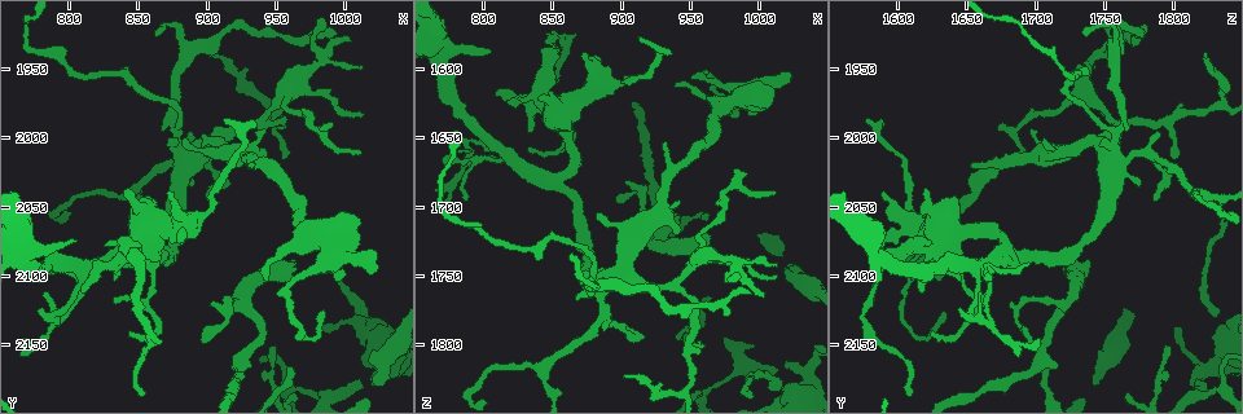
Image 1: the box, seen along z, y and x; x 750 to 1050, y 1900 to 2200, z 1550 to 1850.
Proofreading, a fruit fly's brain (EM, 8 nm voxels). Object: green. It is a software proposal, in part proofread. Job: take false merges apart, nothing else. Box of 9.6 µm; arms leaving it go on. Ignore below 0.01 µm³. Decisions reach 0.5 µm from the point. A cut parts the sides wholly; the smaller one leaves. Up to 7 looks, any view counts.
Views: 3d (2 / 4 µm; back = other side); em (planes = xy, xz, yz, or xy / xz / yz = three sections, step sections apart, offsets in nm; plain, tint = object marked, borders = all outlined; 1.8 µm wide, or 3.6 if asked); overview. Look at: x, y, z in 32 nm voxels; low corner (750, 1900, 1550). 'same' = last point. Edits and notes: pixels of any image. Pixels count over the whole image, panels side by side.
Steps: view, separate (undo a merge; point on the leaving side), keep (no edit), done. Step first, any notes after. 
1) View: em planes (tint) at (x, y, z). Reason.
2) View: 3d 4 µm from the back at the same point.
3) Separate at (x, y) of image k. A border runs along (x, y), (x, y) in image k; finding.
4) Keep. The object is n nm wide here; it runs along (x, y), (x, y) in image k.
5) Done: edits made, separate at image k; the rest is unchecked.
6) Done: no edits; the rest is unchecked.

View: 3d 2 µm from the back at (888, 2014, 1782).

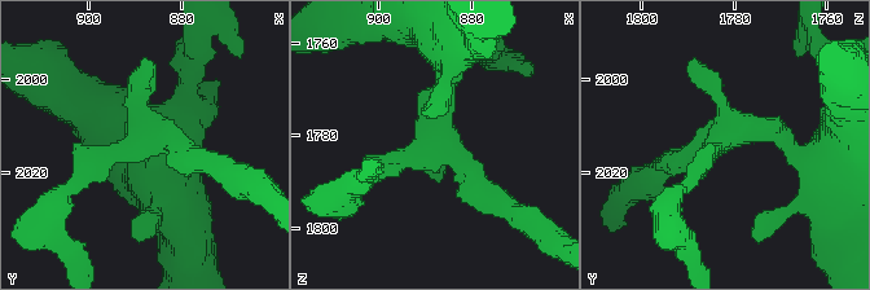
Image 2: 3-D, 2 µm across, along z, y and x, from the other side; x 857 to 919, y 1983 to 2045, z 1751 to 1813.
View: em planes (tint) at (885, 2012, 1782). Need the tissue.

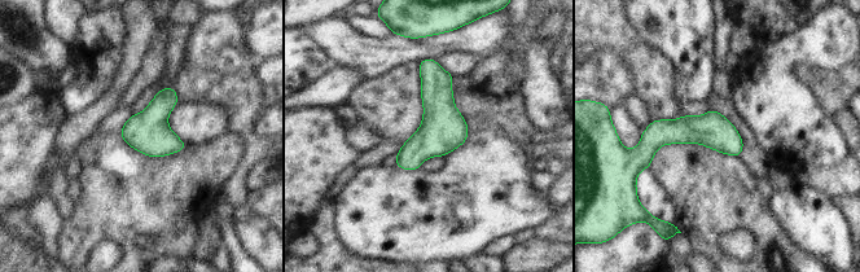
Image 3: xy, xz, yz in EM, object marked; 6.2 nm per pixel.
Keep. The object is 220 nm wide here; it runs along (738, 141), (661, 132), (643, 150) in image 3; continuous, no second neuron.

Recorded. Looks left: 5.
View: em yz step 8 (tint) at (794, 2130, 1668). Abrupt turn.

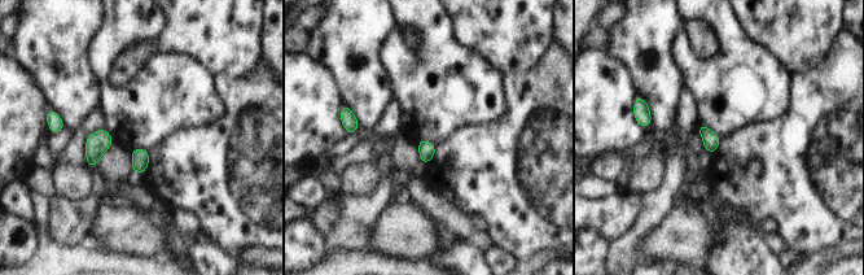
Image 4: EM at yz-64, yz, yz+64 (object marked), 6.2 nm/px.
View: em xz step 16 (tint) at the same point.

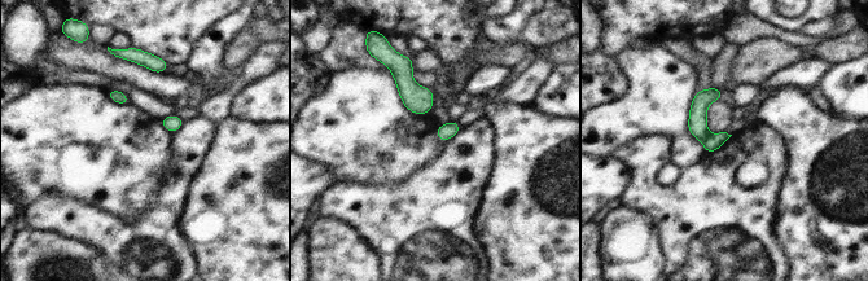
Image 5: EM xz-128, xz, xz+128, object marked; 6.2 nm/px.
Keep. It runs along (700, 95), (700, 132), (710, 148) in image 5; one neuron here.

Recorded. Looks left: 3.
View: em planes (tint) at (928, 2122, 1722). Branch point.

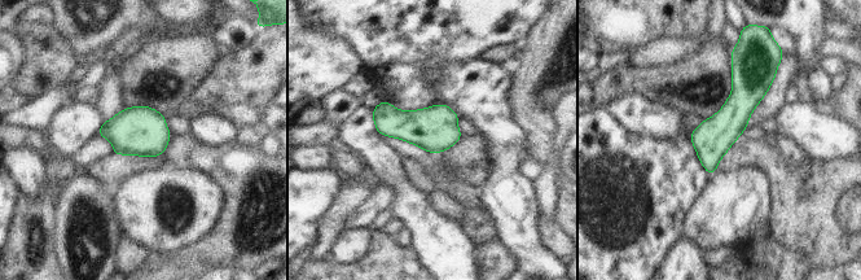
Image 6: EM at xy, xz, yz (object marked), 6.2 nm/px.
Keep. All the same neuron.

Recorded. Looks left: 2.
Done: no edits; the rest is unchecked.

